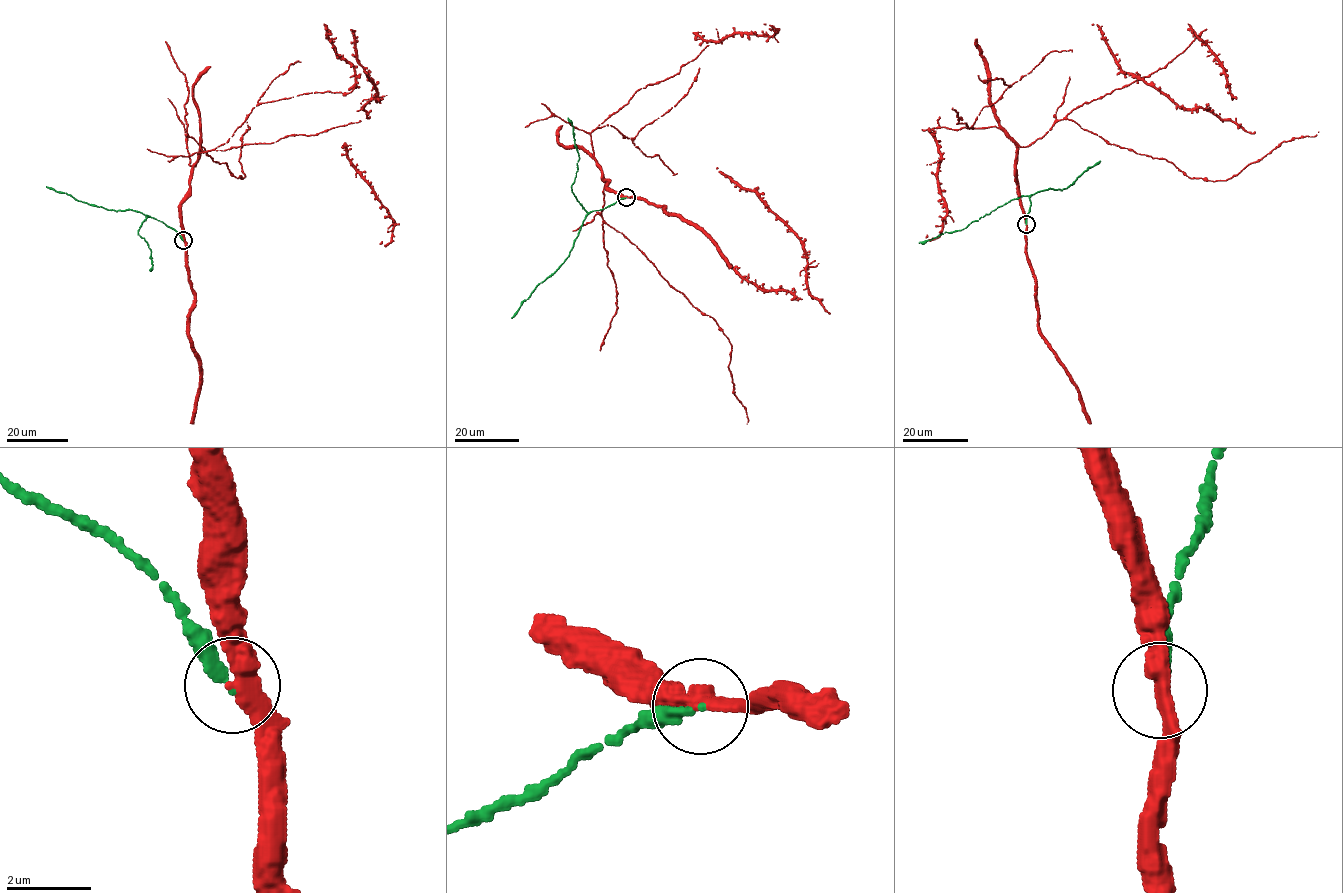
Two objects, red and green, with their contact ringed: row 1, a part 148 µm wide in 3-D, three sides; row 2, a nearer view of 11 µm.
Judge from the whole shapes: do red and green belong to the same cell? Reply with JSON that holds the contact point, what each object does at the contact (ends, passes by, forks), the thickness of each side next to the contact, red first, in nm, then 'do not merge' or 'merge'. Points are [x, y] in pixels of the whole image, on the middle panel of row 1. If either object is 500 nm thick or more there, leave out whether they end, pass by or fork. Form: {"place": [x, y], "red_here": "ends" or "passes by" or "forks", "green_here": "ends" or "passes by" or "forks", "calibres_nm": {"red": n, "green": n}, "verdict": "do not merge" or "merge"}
{"place": [626, 197], "red_here": "passes by", "green_here": "ends", "calibres_nm": {"red": 400, "green": 240}, "verdict": "do not merge"}

